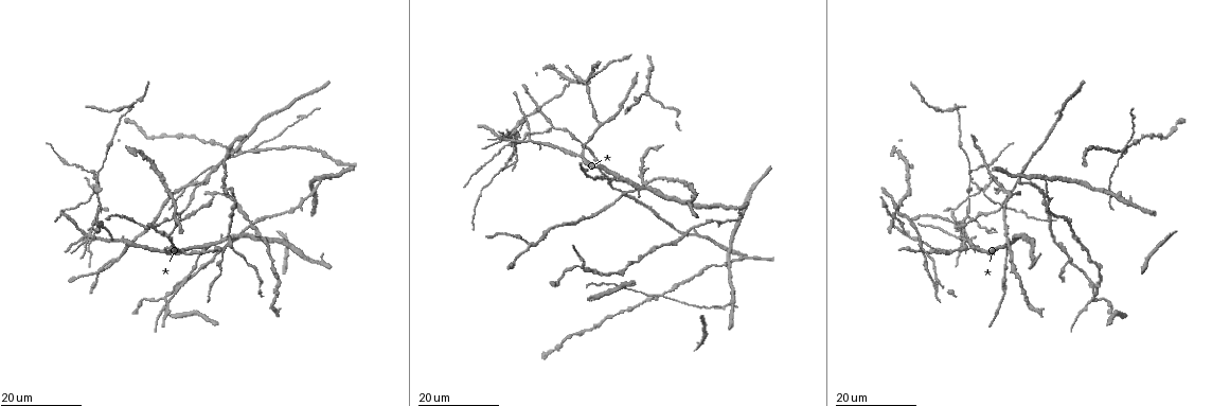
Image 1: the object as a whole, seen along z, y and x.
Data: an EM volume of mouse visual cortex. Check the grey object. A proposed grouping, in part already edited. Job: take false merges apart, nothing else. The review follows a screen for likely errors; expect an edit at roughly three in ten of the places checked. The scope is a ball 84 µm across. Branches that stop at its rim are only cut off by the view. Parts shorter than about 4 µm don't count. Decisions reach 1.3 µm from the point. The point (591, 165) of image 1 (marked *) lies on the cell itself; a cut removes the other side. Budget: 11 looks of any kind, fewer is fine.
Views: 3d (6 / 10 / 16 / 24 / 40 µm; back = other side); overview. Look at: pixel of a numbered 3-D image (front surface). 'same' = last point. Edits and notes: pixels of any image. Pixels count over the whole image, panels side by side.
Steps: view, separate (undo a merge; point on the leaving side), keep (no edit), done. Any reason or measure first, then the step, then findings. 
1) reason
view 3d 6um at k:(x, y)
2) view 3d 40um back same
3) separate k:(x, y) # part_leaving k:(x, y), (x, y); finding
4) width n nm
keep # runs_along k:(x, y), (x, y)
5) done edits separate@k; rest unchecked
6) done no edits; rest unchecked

view 3d 24um at 1:(623, 179)

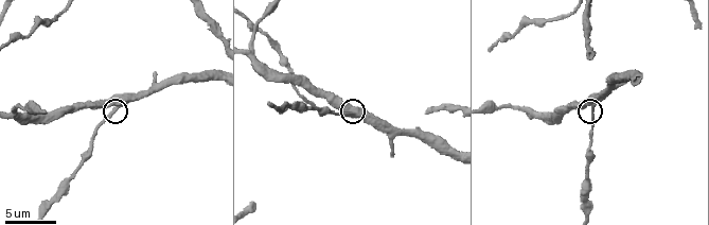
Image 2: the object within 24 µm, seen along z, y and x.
view 3d 6um at 2:(352, 113)

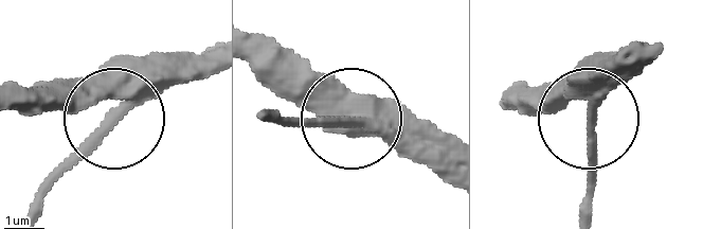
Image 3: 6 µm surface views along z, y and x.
side_arm 25 um
keep # runs_along 3:(13, 110), (104, 101), (113, 110), (36, 198); continuous, no second cell

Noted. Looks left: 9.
three-way junction
view 3d 24um at 1:(183, 251)

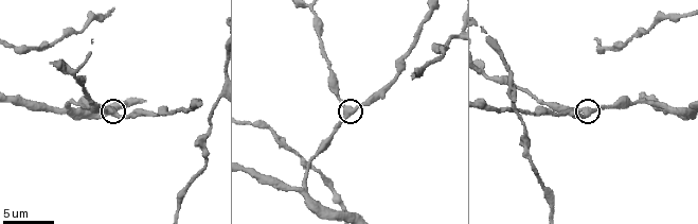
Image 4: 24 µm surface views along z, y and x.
zoom in
view 3d 6um at 4:(585, 111)

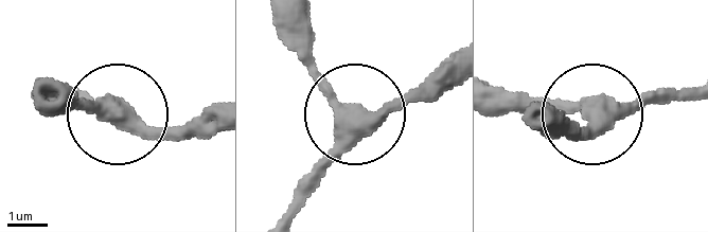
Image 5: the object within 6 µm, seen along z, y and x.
keep # continuous, no second cell

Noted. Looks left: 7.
view 3d 16um at 1:(1011, 191)

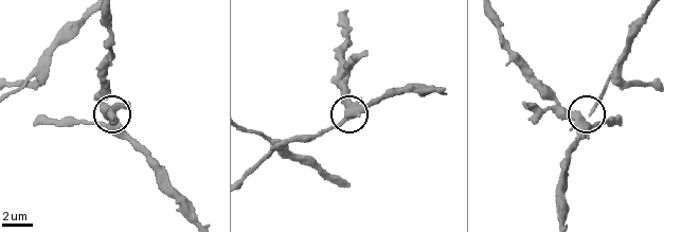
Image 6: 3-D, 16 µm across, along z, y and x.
closer look
view 3d 10um at 6:(579, 115)

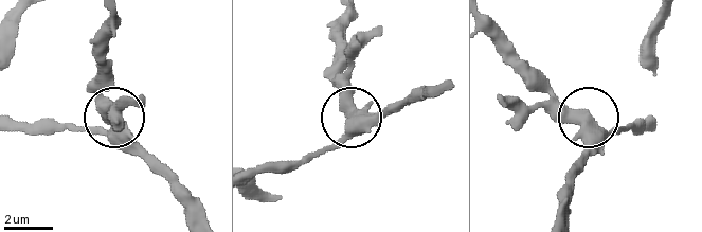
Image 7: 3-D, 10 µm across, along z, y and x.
side_arm 21 um
keep # runs_along 7:(255, 175), (292, 171), (340, 137), (353, 112), (324, 77); one cell here

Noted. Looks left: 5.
side arm on a straight run
view 3d 24um at 1:(663, 296)

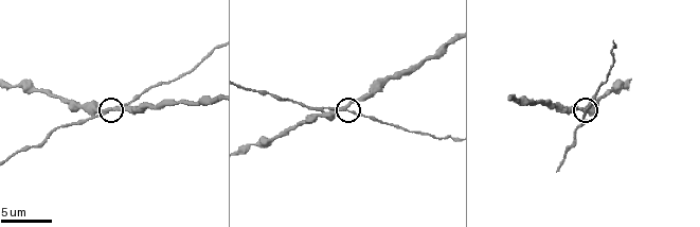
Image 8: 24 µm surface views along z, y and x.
view 3d 6um at 8:(344, 107)

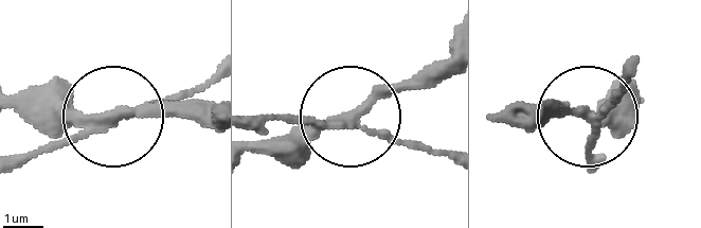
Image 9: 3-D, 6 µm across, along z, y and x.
side_arm 25 um
separate 9:(40, 146) # part_leaving 9:(95, 128), (17, 156); a second cell is stuck on

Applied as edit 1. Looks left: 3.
redraw
view overview

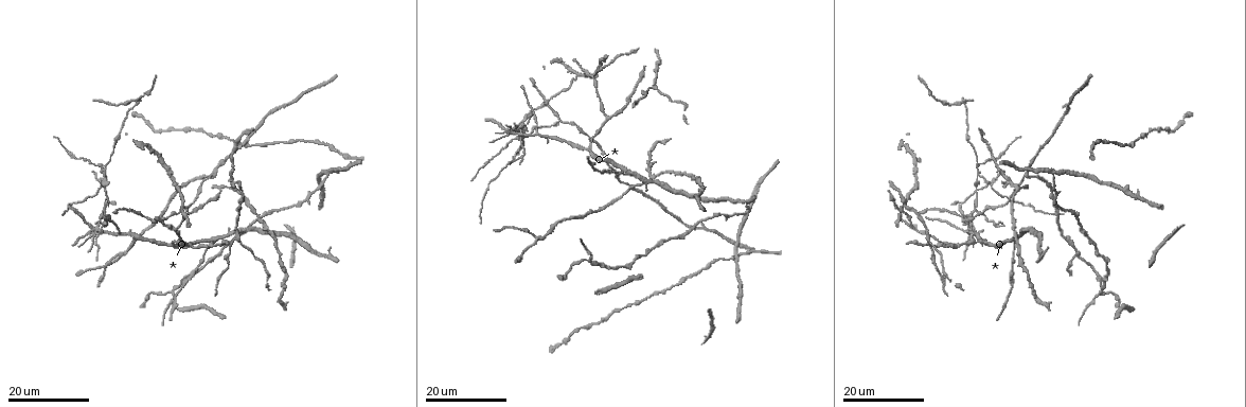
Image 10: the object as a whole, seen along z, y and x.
thin arm on a thick one
view 3d 16um at 10:(536, 239)

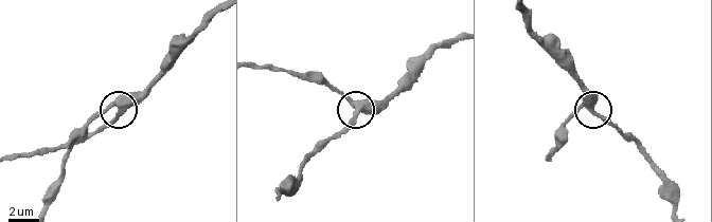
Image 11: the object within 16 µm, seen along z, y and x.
view 3d 6um at 11:(359, 108)

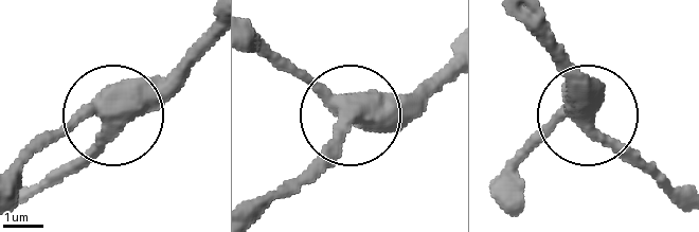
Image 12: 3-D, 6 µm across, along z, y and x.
arms 3
keep # runs_along 12:(448, 57), (408, 94), (357, 108), (280, 195); continuous, no second cell

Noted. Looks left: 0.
done edits separate@9; rest unchecked

